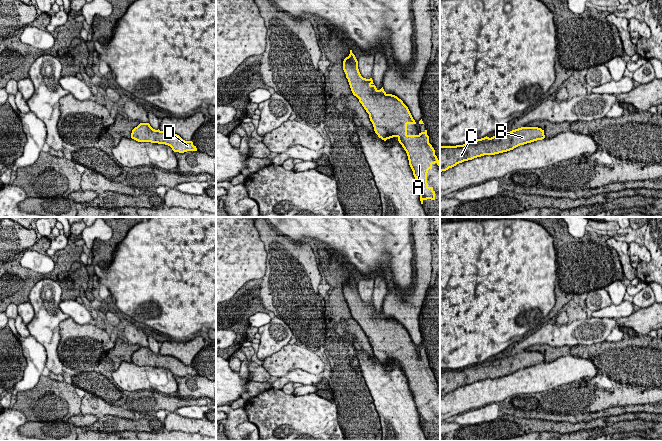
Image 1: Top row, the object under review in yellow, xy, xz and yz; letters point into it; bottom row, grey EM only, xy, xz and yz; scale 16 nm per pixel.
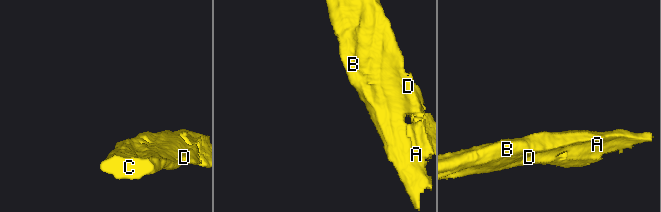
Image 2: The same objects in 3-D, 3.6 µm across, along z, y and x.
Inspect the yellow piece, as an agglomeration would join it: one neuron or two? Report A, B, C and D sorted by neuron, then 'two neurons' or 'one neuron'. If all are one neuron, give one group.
A B C D | one neuron

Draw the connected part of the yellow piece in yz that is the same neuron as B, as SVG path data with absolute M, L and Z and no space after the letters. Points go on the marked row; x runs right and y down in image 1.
M521 127L504 134L469 141L463 145L440 146L440 172L464 161L484 155L495 155L545 138L538 127Z

